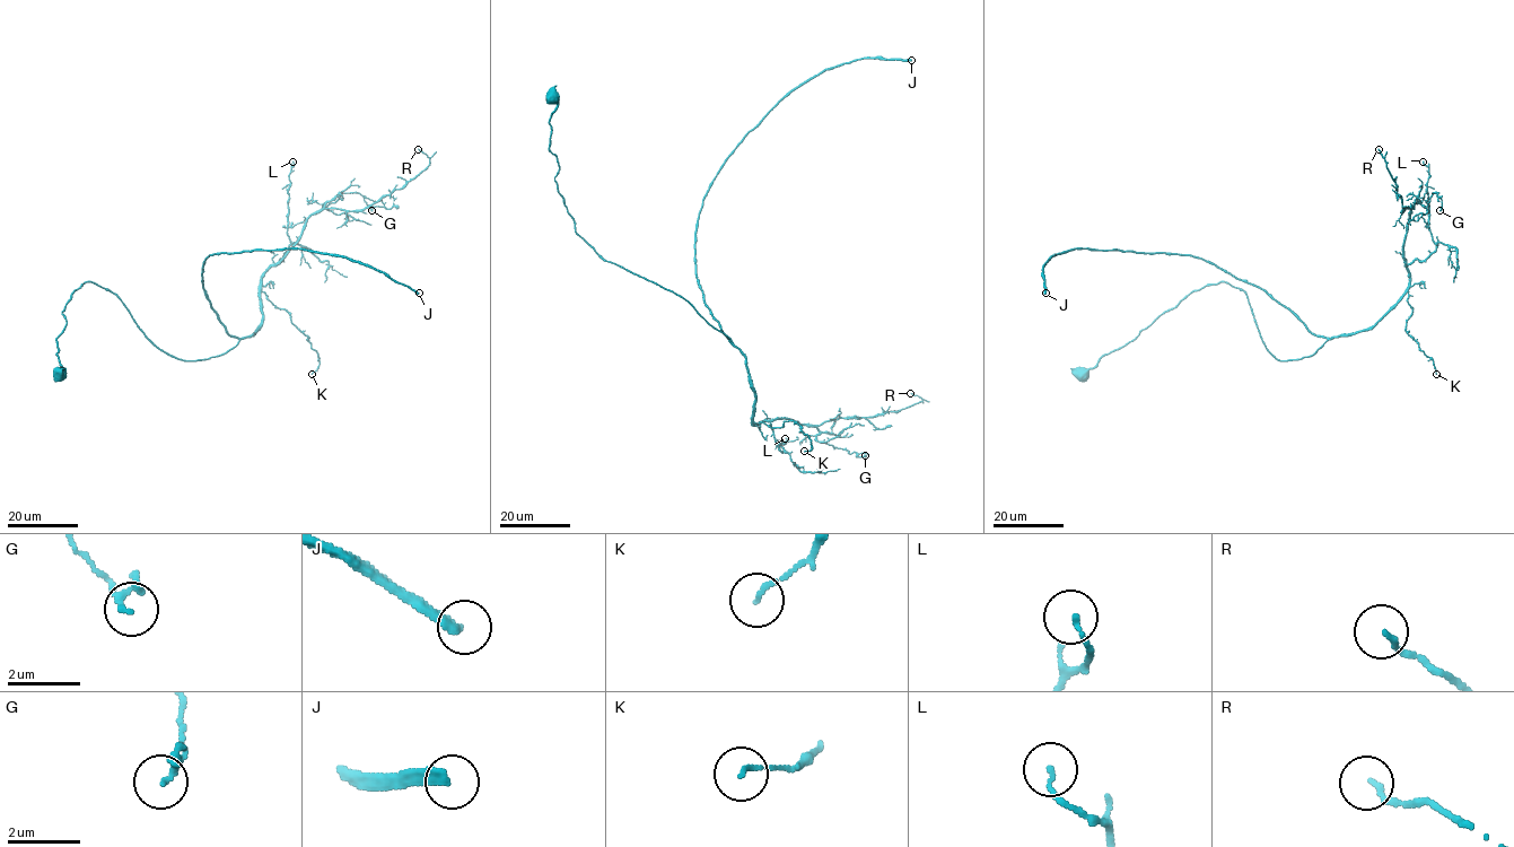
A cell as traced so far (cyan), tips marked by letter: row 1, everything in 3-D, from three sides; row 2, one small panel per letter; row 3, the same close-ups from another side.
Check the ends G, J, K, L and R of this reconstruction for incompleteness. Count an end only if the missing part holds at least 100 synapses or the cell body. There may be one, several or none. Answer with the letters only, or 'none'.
J

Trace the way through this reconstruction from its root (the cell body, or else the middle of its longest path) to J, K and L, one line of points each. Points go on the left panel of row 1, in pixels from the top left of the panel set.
J: (60, 375), (61, 313), (87, 281), (185, 360), (238, 341), (203, 288), (212, 254), (332, 253), (419, 293)
K: (60, 375), (61, 313), (87, 281), (185, 360), (250, 337), (263, 291), (317, 354), (312, 374)
L: (60, 375), (61, 313), (87, 281), (181, 359), (250, 337), (261, 276), (290, 243), (292, 162)

